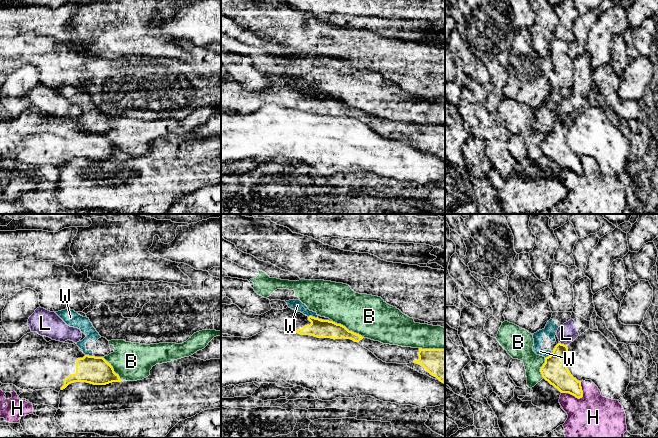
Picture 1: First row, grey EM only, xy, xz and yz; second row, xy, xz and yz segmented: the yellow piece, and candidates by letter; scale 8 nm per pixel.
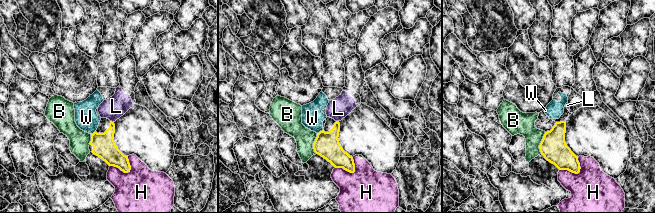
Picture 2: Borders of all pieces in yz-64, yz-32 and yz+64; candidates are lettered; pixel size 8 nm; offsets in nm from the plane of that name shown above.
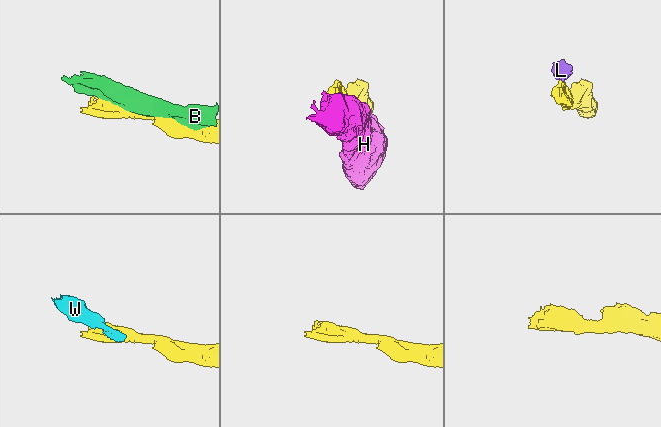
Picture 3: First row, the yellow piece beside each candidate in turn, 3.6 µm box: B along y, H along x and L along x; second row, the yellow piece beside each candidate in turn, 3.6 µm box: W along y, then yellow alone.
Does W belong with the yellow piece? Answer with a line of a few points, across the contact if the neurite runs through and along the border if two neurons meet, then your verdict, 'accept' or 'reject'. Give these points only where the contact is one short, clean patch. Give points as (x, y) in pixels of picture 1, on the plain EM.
xz (317, 92), (308, 93) | reject

